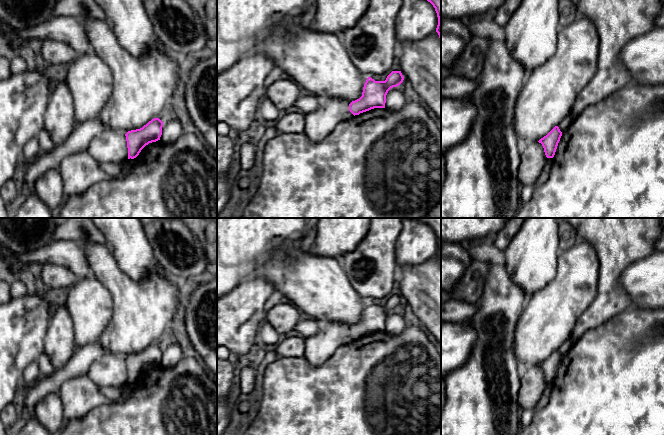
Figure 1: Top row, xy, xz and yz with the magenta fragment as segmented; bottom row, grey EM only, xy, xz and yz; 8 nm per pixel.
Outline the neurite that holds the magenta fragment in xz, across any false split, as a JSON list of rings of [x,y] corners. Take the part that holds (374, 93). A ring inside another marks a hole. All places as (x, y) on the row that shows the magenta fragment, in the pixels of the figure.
[[[392,71],[385,81],[375,81],[368,77],[362,96],[349,104],[349,111],[355,116],[374,108],[385,108],[388,91],[399,86],[403,80],[401,71]]]

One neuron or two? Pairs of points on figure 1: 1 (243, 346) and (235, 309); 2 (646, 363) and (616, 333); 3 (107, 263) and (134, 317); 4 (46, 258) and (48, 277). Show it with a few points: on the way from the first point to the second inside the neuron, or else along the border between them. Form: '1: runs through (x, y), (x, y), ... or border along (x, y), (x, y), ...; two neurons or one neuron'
1: runs through (239, 337), (235, 318); one neuron
2: runs through (639, 356), (623, 340); one neuron
3: runs through (111, 276), (134, 304); one neuron
4: border along (43, 264), (58, 264), (70, 269); two neurons

